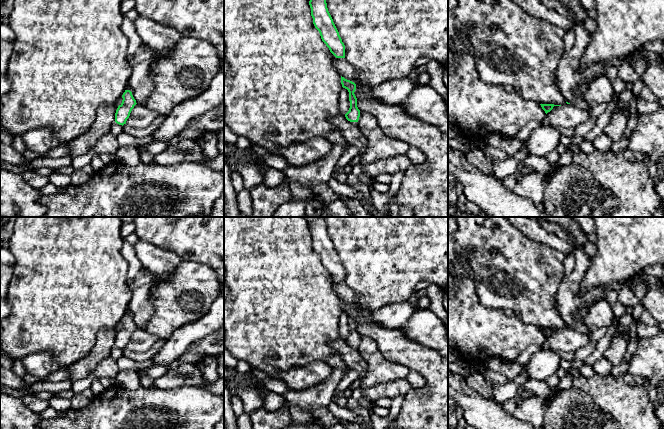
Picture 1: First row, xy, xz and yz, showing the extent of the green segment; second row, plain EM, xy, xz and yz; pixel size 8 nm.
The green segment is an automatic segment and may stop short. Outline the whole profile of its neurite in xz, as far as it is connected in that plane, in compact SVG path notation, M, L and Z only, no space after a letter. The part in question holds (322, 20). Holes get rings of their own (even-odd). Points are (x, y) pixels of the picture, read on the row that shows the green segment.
M310 0L313 24L322 41L336 58L345 58L345 45L328 11L326 0Z

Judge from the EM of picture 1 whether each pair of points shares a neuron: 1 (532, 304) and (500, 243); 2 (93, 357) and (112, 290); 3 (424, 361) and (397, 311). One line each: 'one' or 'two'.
1: one
2: two
3: two

